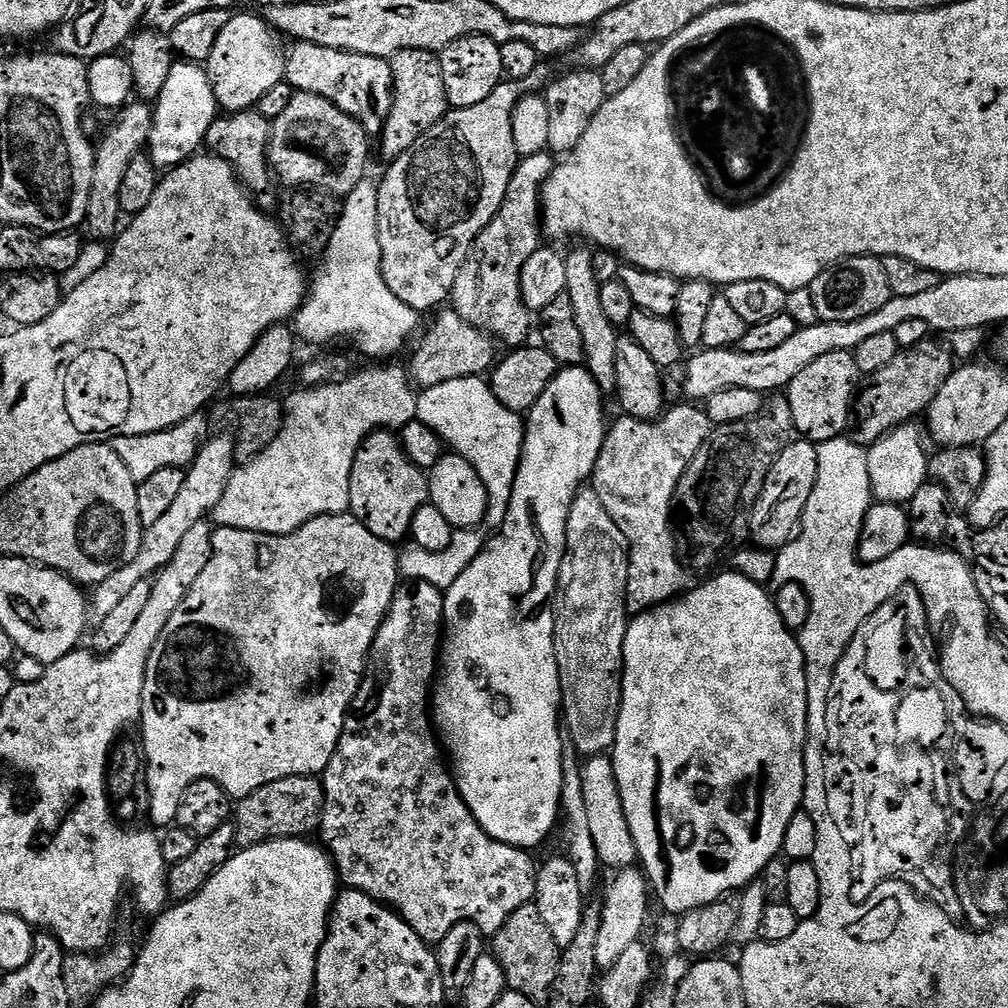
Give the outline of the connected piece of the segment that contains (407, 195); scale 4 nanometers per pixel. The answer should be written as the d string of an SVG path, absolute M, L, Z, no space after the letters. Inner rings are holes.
M541 62L534 70L534 74L530 74L530 78L525 80L505 79L496 87L494 94L490 94L490 98L485 98L482 102L478 102L478 106L466 106L465 108L452 108L444 115L434 126L430 126L430 130L426 130L426 134L422 134L422 138L418 138L418 142L414 142L414 146L410 146L410 150L406 150L406 154L402 154L397 160L391 161L387 165L388 173L378 180L378 242L382 246L382 272L386 278L386 284L390 286L390 290L394 290L394 294L398 298L402 298L402 302L406 302L406 306L410 306L415 312L427 314L431 308L439 309L440 303L447 301L452 295L452 287L458 278L458 274L462 270L462 266L468 257L468 251L472 248L472 243L478 238L478 234L492 219L498 214L498 210L503 206L506 198L506 190L510 190L510 178L514 178L516 168L520 165L521 156L514 146L514 130L512 129L512 115L514 114L514 106L518 106L518 102L524 96L536 94L541 91L549 83L547 63Z

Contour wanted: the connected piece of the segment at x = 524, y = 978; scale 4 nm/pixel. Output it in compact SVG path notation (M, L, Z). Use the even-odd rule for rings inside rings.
M536 903L523 904L514 910L514 914L506 918L502 930L495 932L494 940L494 955L506 974L508 988L537 1002L547 1001L548 993L554 986L554 978L558 978L562 949L554 942L554 934L550 934L542 914L538 914Z

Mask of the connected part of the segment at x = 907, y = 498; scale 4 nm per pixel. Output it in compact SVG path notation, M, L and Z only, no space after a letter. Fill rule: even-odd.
M916 422L901 424L880 440L875 440L867 449L866 470L870 470L870 492L876 495L875 499L879 503L907 506L914 498L914 493L923 484L929 483L930 448L924 445L925 429L918 425Z

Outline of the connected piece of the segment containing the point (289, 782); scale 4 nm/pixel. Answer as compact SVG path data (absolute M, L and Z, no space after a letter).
M317 777L278 778L278 782L270 782L254 790L254 794L243 797L235 805L236 843L240 848L249 848L267 840L291 840L307 837L317 831L323 809L324 786Z

